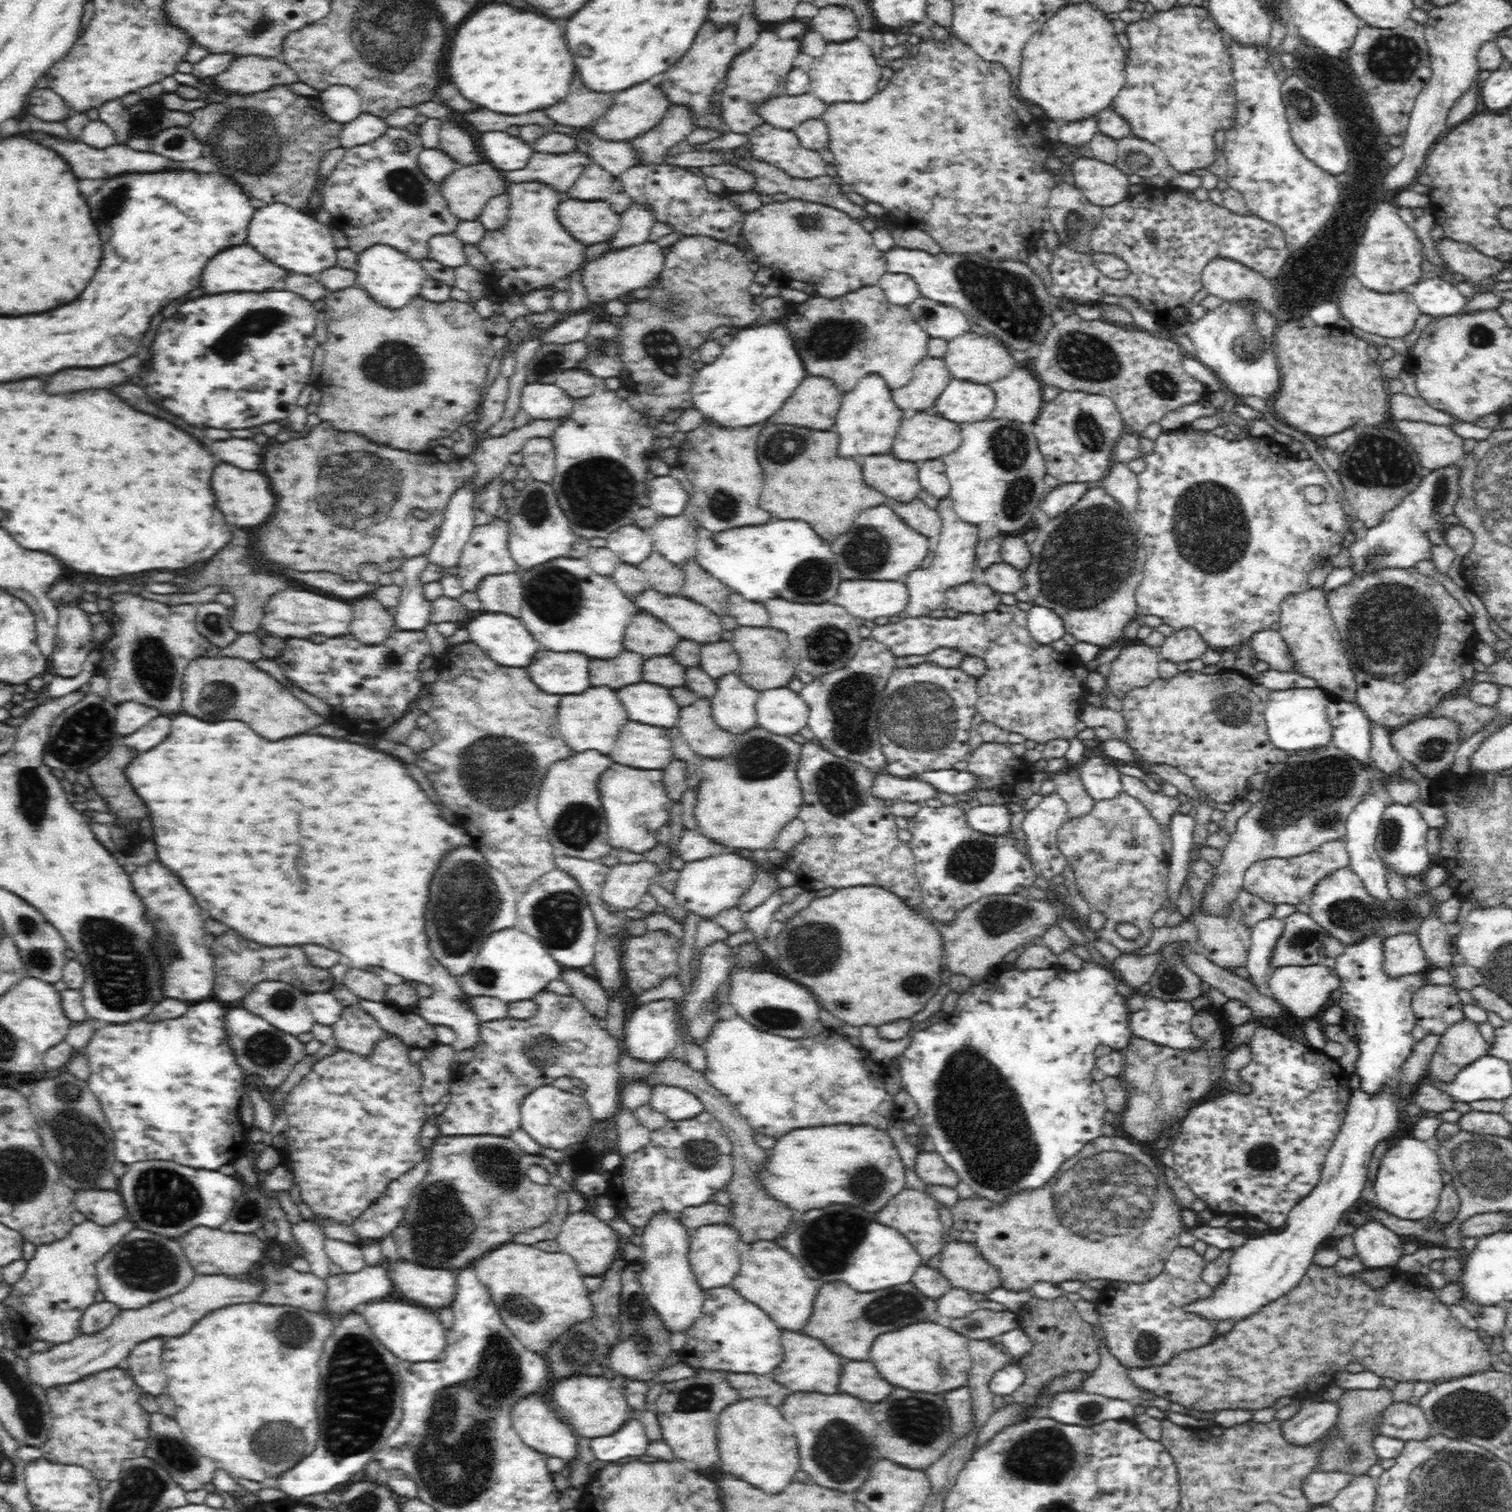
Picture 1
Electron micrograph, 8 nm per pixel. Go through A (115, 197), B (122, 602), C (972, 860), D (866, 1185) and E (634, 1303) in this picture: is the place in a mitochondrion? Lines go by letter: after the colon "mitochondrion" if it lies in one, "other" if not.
A: mitochondrion
B: other
C: mitochondrion
D: mitochondrion
E: mitochondrion

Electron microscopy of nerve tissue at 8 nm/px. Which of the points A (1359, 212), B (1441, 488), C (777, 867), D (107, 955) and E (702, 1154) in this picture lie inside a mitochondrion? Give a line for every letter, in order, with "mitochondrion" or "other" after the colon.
A: other
B: mitochondrion
C: other
D: mitochondrion
E: mitochondrion

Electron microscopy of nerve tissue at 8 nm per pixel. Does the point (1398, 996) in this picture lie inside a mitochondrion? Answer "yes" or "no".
no

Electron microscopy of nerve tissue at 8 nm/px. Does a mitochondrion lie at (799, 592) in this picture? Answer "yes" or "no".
yes

